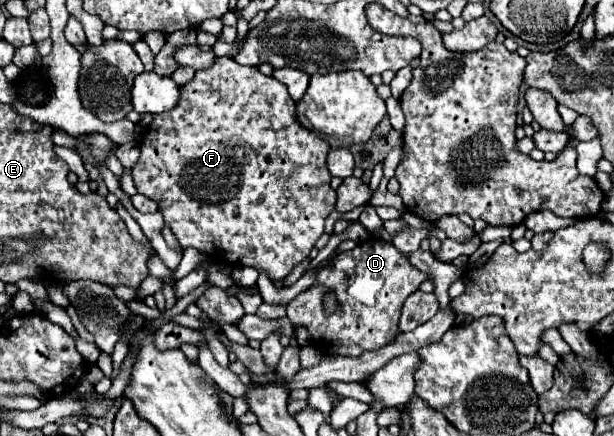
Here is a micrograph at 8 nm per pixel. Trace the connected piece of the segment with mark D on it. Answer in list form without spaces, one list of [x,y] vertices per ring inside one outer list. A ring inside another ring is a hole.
[[[371,236],[353,250],[340,253],[327,268],[323,268],[315,284],[289,302],[287,316],[293,326],[305,326],[309,330],[319,352],[361,356],[367,350],[377,350],[395,340],[403,302],[409,294],[419,290],[425,280],[429,280],[427,274],[415,270],[395,246]],[[325,292],[333,292],[339,304],[333,314],[325,314]]]

